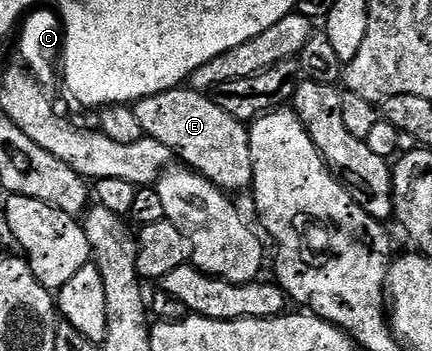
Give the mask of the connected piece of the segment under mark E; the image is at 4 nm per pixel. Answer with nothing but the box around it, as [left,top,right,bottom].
[132,89,253,193]

